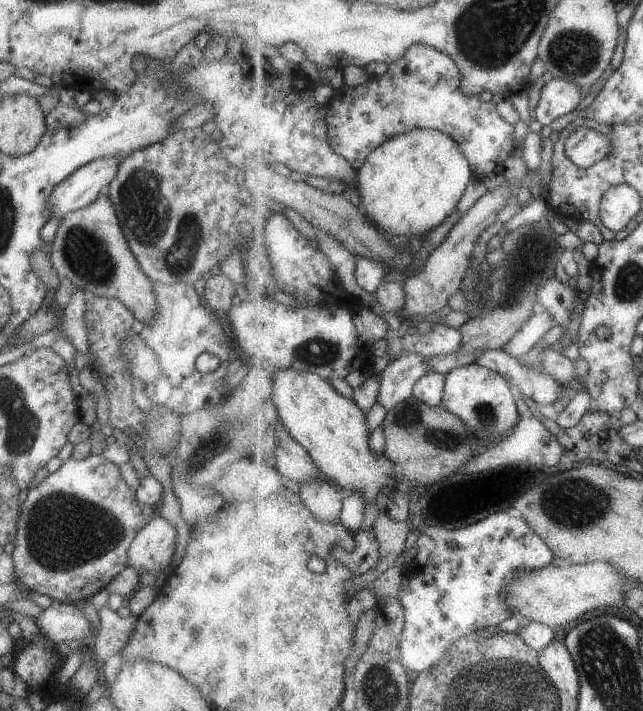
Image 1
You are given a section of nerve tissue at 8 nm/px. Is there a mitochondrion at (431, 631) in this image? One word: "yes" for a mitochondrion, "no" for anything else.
no

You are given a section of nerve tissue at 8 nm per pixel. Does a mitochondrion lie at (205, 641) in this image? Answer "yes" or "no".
no

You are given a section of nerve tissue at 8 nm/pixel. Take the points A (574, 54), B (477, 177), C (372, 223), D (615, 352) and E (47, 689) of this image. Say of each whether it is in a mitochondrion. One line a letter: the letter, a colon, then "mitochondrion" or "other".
A: mitochondrion
B: other
C: other
D: other
E: other

